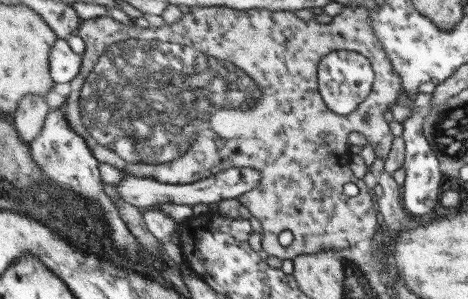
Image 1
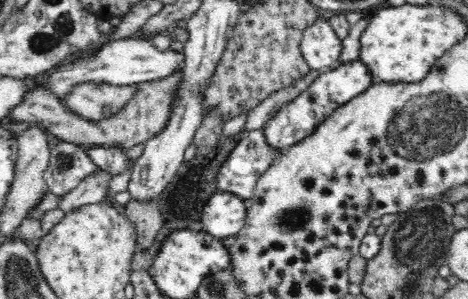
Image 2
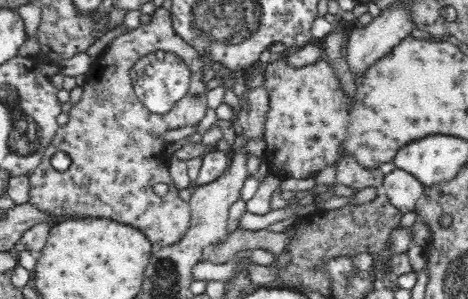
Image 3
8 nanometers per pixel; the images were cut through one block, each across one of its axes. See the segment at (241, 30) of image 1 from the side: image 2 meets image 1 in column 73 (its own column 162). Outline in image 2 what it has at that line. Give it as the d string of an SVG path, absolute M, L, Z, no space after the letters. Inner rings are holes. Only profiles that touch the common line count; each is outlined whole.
M102 36L102 40L96 46L90 48L78 48L74 52L70 52L66 58L62 58L58 64L54 64L48 72L26 80L24 88L26 92L22 94L22 102L12 108L10 118L16 118L16 122L26 122L26 124L34 124L34 126L42 126L42 130L46 130L48 134L52 134L54 138L66 142L66 144L76 144L76 146L104 146L104 148L134 148L134 146L144 146L150 138L154 138L156 134L160 134L170 118L172 112L172 102L174 102L174 94L178 90L178 82L180 82L180 74L176 72L168 78L162 80L150 80L150 82L140 82L138 84L138 92L134 96L134 102L130 102L130 106L122 108L116 116L102 120L102 122L86 122L84 118L76 118L74 114L68 112L68 108L64 106L64 102L50 90L50 86L46 84L46 78L50 78L56 70L62 70L64 66L70 66L78 60L88 60L94 58L104 46L108 46L112 42L112 36Z

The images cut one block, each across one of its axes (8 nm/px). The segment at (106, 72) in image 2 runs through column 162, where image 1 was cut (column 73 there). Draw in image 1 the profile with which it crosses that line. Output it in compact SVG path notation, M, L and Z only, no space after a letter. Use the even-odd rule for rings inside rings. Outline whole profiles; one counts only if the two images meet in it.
M59 38L53 46L51 54L51 70L53 70L53 80L59 82L71 82L79 70L83 68L83 56L75 54L69 46L67 40Z

